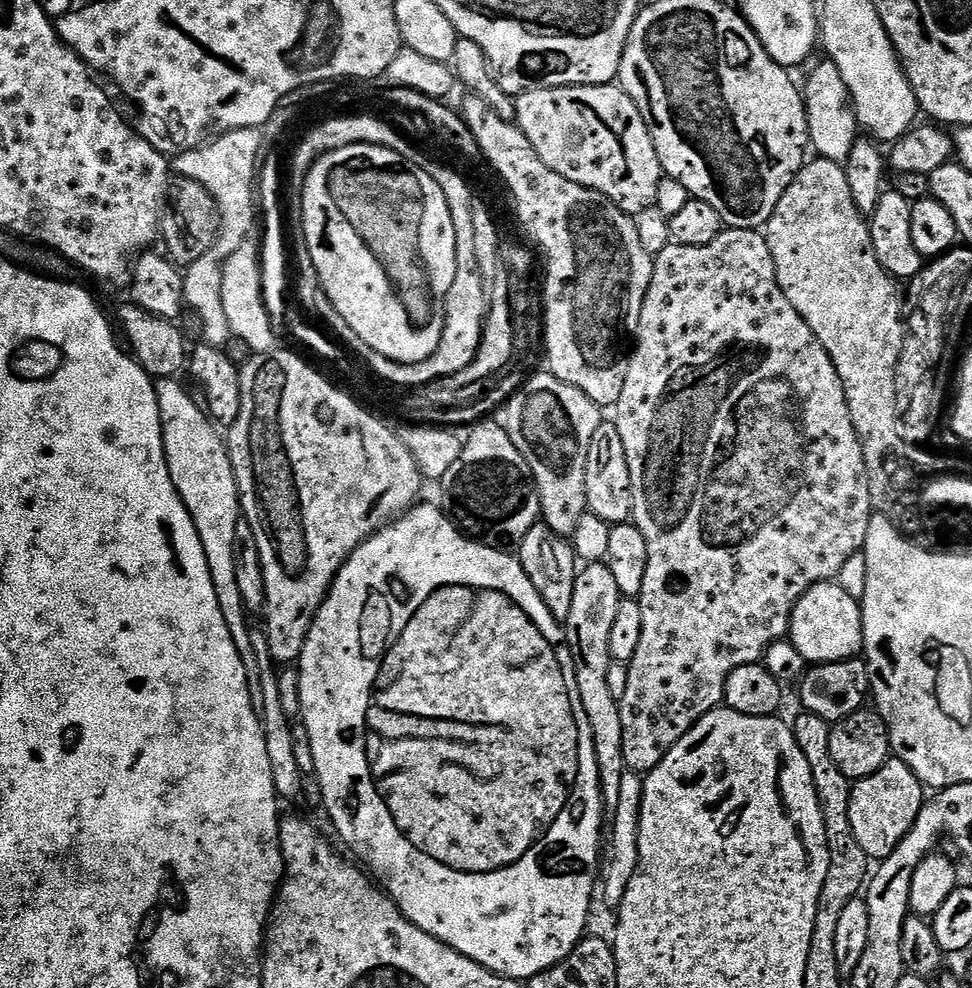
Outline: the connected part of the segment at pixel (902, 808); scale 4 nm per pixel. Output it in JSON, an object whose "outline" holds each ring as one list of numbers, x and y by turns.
{"outline":[[890,758,882,770,870,774,870,778,857,780,851,785,849,822,858,845,873,861,881,862,898,846,915,826,919,812,925,806,925,785,901,760]]}

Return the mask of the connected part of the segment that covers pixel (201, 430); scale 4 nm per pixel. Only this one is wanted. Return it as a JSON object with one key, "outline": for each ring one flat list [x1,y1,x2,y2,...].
{"outline":[[164,378,156,384,156,397,160,407,160,421,164,424,164,453,168,459,170,478,178,490,188,513,192,516,194,526,202,538,206,550,208,565,212,571,216,592,221,604,231,606,241,603,240,590,236,581,236,561,238,557,238,533,242,527,240,521,240,488,236,485,236,472,232,469,232,460,228,457,228,448,219,436,217,425,210,419,203,407,196,405,196,400,180,385,176,378]]}

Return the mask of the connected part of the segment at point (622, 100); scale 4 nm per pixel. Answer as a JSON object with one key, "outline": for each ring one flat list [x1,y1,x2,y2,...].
{"outline":[[615,83,611,84,574,84,571,88,532,88,529,92,523,92,521,96,515,97,516,119,515,123,526,134,526,138,530,138,530,144,534,146,534,150,538,154,538,158,542,158,542,162,546,162,546,166,550,166,550,170,554,170,558,174,562,174,562,178,570,178,570,182,578,182,578,186,586,186,598,190,598,194,602,194,612,203,617,204,623,212,629,214,637,214,643,208,652,208,656,202,656,195,660,189,660,181,662,179,662,169,660,167,660,158,656,153,656,144,652,141,652,130,649,121,646,119,642,109,633,102,630,94,626,94,623,88]]}

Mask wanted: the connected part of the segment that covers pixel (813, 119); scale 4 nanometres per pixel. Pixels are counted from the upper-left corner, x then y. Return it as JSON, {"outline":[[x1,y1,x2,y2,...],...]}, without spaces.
{"outline":[[824,61,824,68,822,70,813,69,810,73,810,78,806,84,804,84,805,104,808,108,809,118,809,137,813,149,823,159,834,160,836,163,843,163,847,161,853,152,853,147,856,145,860,131,859,115,855,109,855,104,849,94,849,88,846,86,844,80,842,80,841,71,838,70,836,63,832,63,831,66,826,65]]}

